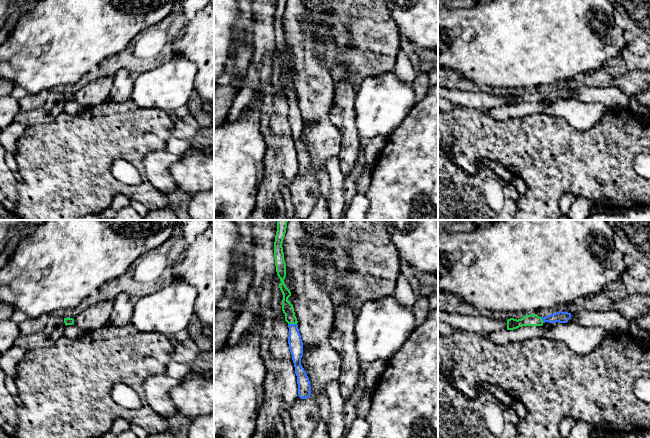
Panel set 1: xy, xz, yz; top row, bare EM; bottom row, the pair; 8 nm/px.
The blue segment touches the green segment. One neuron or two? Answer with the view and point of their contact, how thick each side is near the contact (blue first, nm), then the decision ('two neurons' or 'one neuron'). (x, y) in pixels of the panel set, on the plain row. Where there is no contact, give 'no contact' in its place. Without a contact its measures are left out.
xz (292, 100) | 110/90 nm | one neuron

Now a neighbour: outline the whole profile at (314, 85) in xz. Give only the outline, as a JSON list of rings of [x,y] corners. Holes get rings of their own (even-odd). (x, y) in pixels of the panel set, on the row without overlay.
[[[287,0],[282,19],[284,37],[292,54],[292,78],[303,118],[301,141],[311,162],[308,174],[302,175],[298,172],[293,182],[288,184],[295,220],[306,220],[310,216],[321,195],[318,174],[326,169],[328,159],[338,156],[342,141],[340,130],[330,121],[334,104],[334,80],[330,71],[335,64],[338,47],[333,42],[330,24],[311,23],[310,18],[311,11],[306,7],[304,0]]]

